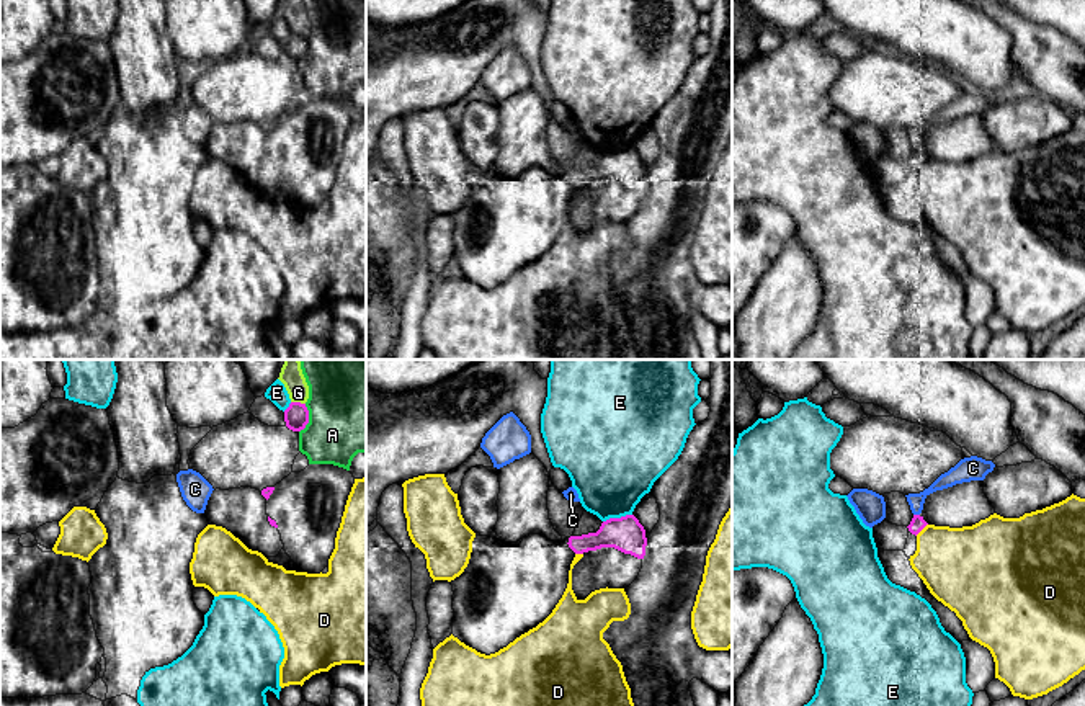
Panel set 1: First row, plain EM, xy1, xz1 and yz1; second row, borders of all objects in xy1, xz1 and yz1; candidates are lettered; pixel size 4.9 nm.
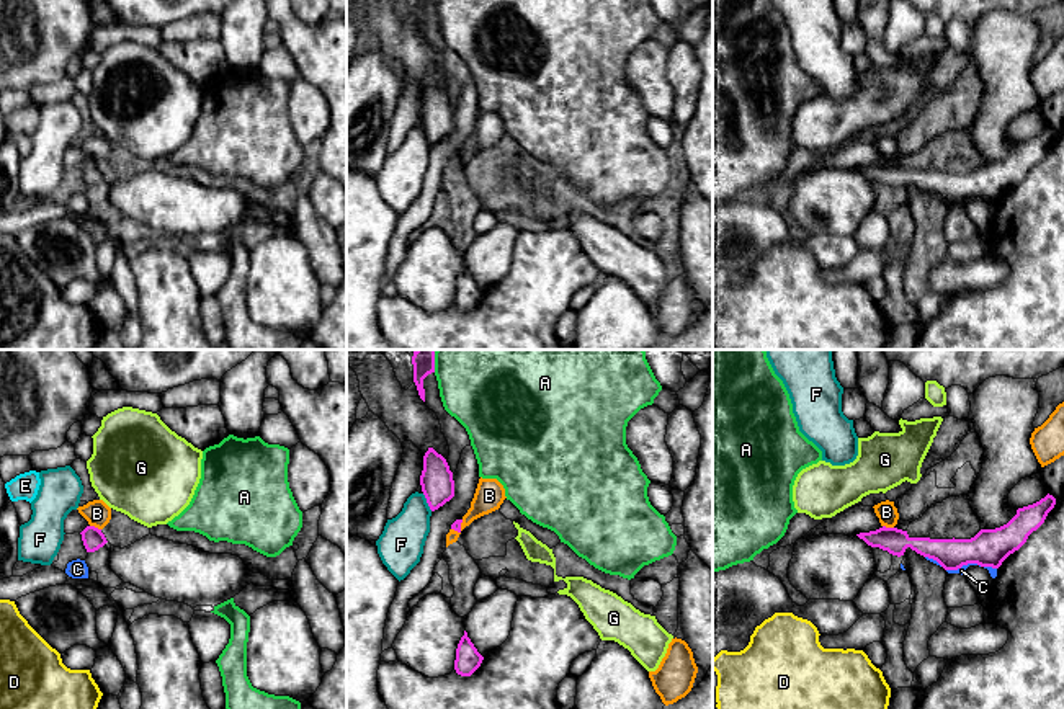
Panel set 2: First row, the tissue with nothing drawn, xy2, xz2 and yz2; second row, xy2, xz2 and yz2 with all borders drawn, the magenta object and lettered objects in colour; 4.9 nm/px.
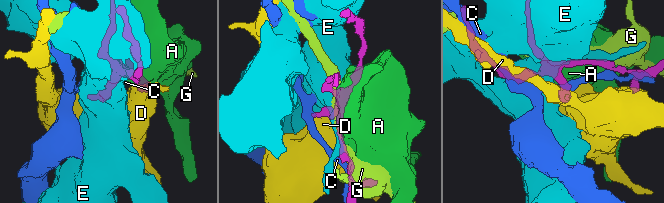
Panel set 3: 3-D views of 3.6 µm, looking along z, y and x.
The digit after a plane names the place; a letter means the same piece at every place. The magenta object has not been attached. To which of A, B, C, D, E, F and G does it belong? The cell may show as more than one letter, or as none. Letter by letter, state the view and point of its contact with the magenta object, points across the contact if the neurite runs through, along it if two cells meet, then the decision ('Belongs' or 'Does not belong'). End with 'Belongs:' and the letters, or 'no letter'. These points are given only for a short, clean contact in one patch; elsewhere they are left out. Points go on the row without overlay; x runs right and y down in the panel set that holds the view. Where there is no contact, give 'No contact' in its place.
A: Touches magenta at xy1 (308, 53). Does not belong
B: Touches magenta at xy2 (93, 160). Boundary: xy2 (90, 159), (100, 164). Does not belong
C: Touches magenta at yz2 (963, 198). Boundary: yz2 (981, 200), (963, 198), (947, 205). Does not belong
D: Touches magenta at yz1 (920, 164). Belongs
E: Touches magenta at xz1 (616, 152). Does not belong
F: Touches magenta at xz2 (427, 136). Boundary: xz2 (422, 128), (432, 144). Does not belong
G: Touches magenta at xy1 (298, 36). Does not belong
Belongs: D

